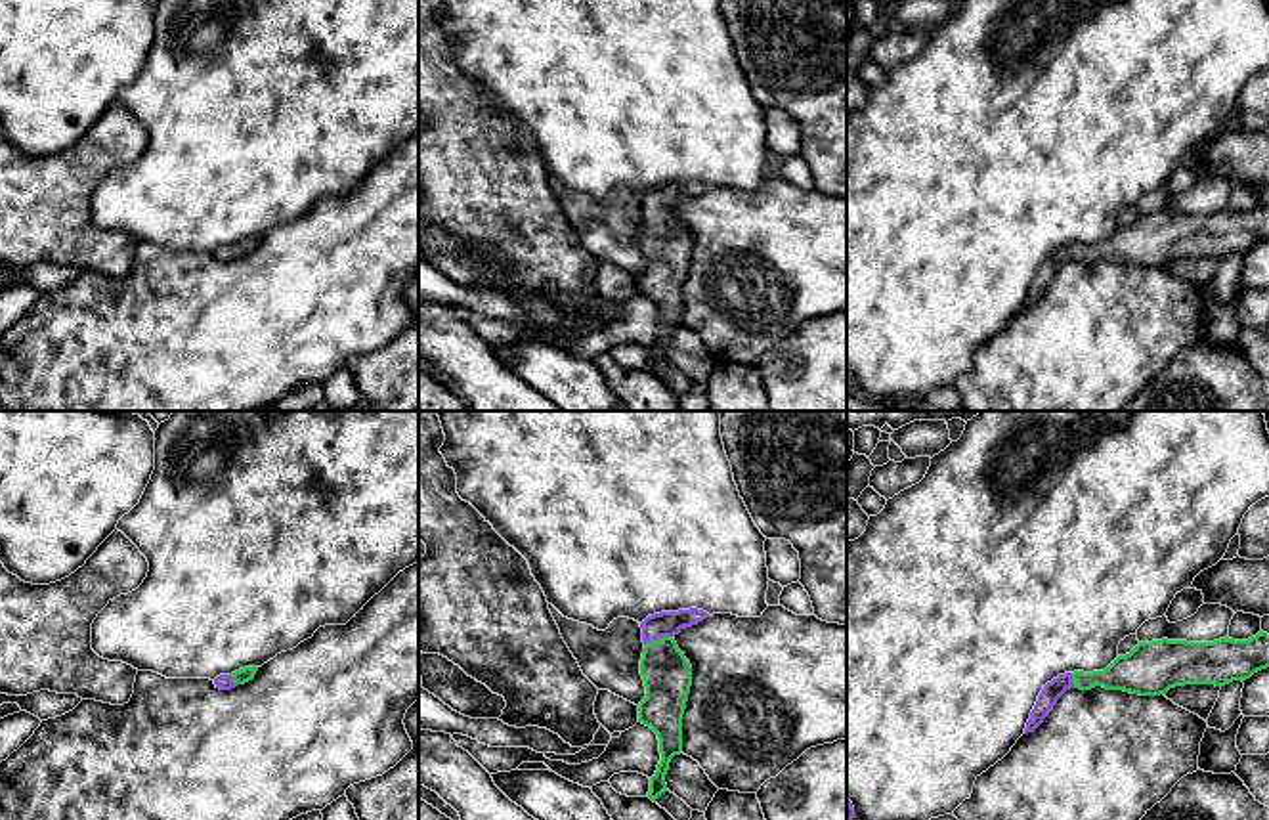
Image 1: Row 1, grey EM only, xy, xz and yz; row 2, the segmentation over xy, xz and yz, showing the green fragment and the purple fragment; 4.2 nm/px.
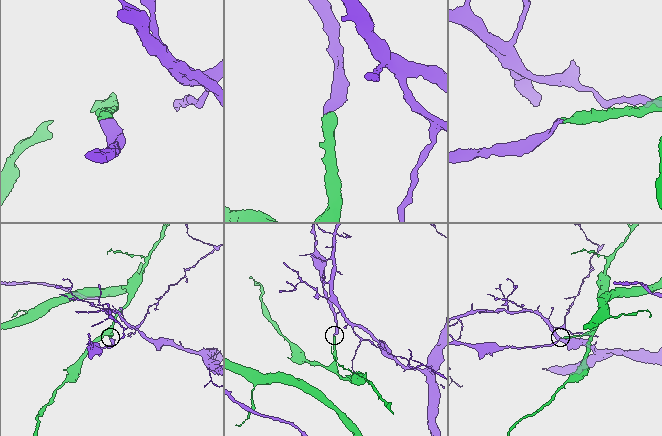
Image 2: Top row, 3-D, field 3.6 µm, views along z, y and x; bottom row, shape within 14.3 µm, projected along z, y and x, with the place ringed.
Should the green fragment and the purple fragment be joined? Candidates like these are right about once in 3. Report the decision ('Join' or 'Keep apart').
Keep apart

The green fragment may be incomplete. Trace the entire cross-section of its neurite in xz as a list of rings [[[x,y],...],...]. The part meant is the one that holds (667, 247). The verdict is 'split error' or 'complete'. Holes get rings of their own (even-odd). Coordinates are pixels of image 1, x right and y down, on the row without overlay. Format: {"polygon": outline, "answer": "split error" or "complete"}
{"polygon": [[[663,208],[644,218],[640,247],[646,270],[638,275],[638,294],[657,306],[661,325],[648,363],[648,369],[656,375],[667,363],[665,346],[671,331],[682,325],[682,287],[692,258],[692,237],[675,210]]], "answer": "complete"}

